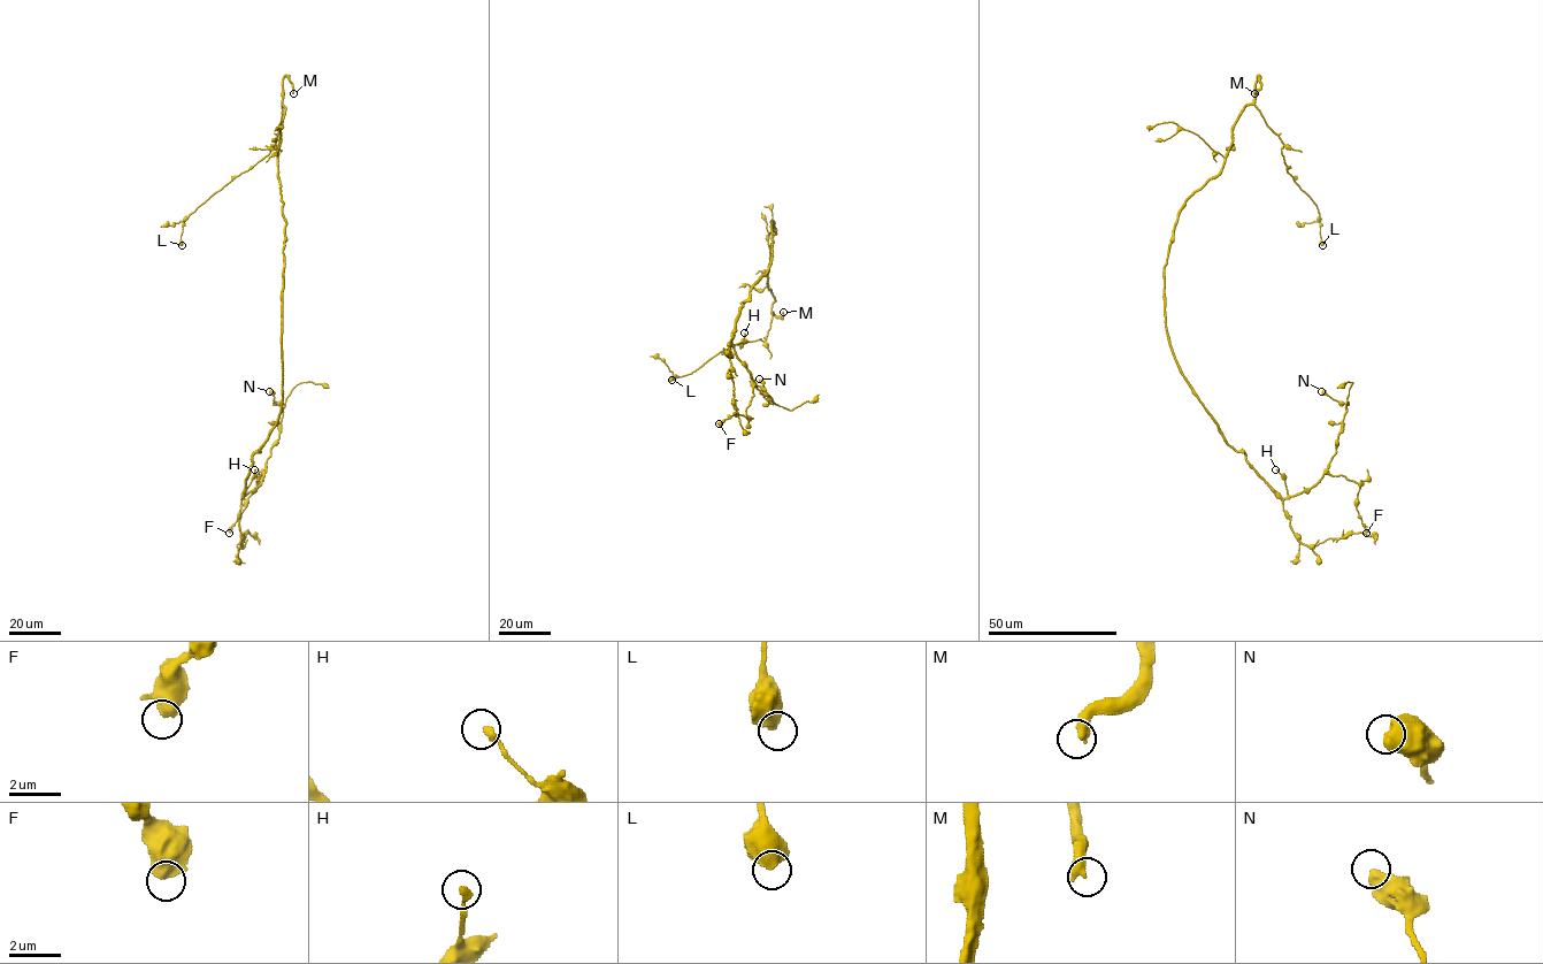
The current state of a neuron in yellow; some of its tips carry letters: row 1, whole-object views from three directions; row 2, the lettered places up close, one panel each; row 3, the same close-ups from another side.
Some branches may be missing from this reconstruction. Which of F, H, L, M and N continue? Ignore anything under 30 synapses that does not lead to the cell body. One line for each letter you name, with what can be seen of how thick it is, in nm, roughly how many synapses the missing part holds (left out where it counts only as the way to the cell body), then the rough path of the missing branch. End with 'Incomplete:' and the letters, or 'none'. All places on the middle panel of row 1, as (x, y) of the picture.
M: calibre 420 nm; 3500 synapses; course (783, 312), (782, 306), (791, 307), (801, 318), (820, 320), (820, 350), (814, 168)
Incomplete: M

